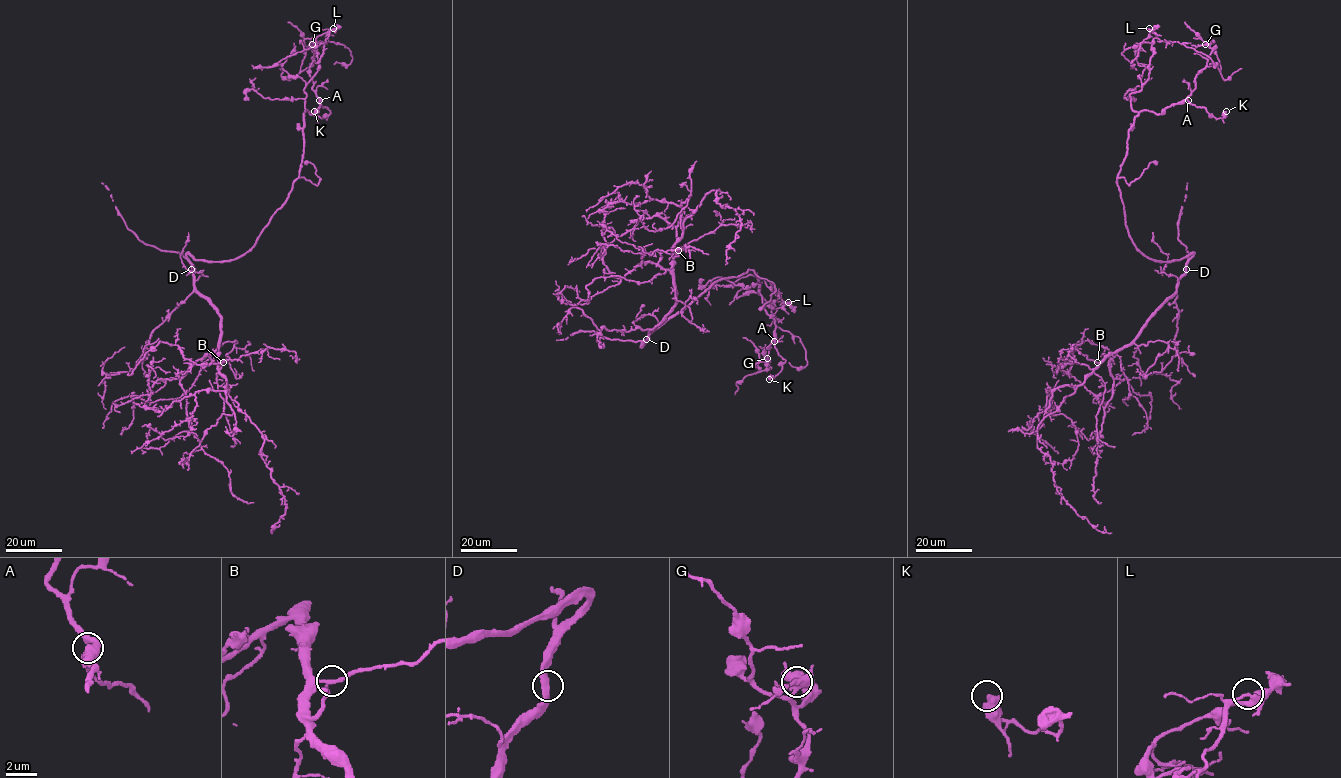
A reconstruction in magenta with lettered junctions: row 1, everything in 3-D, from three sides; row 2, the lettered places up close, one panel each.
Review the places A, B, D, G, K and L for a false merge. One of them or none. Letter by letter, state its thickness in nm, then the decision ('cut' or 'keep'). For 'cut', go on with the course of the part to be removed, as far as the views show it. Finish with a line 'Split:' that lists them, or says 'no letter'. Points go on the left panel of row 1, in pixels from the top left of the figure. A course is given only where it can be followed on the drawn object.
A: 240 nm thick; keep
B: 220 nm thick; keep
D: 460 nm thick; keep
G: 360 nm thick; keep
K: 380 nm thick; keep
L: 320 nm thick; keep
Split: no letter

